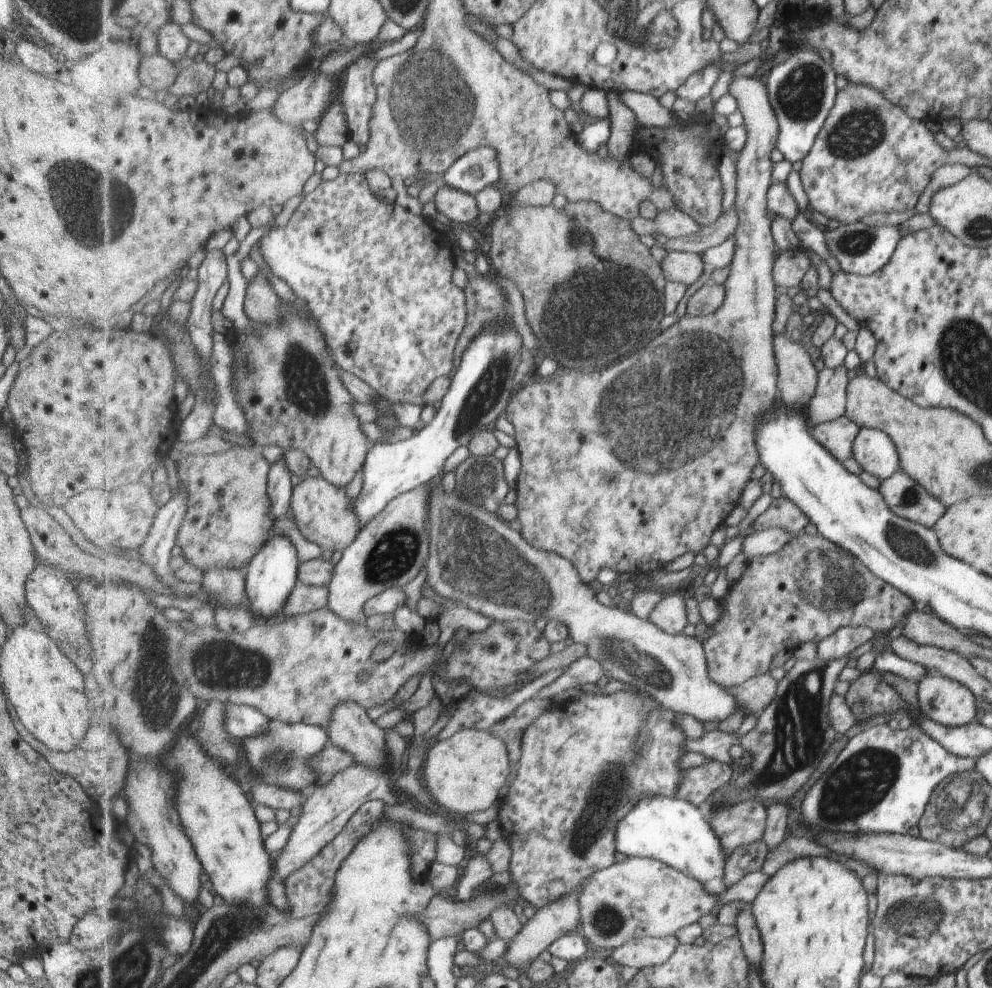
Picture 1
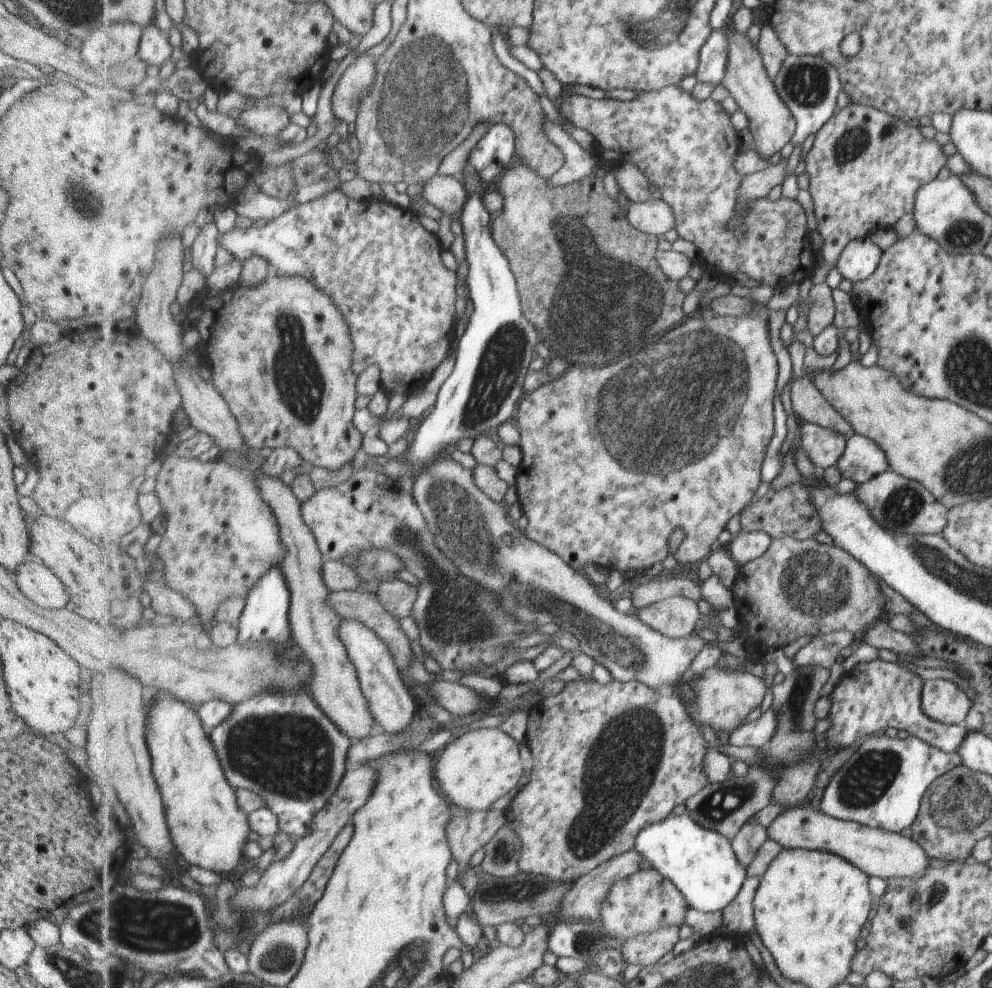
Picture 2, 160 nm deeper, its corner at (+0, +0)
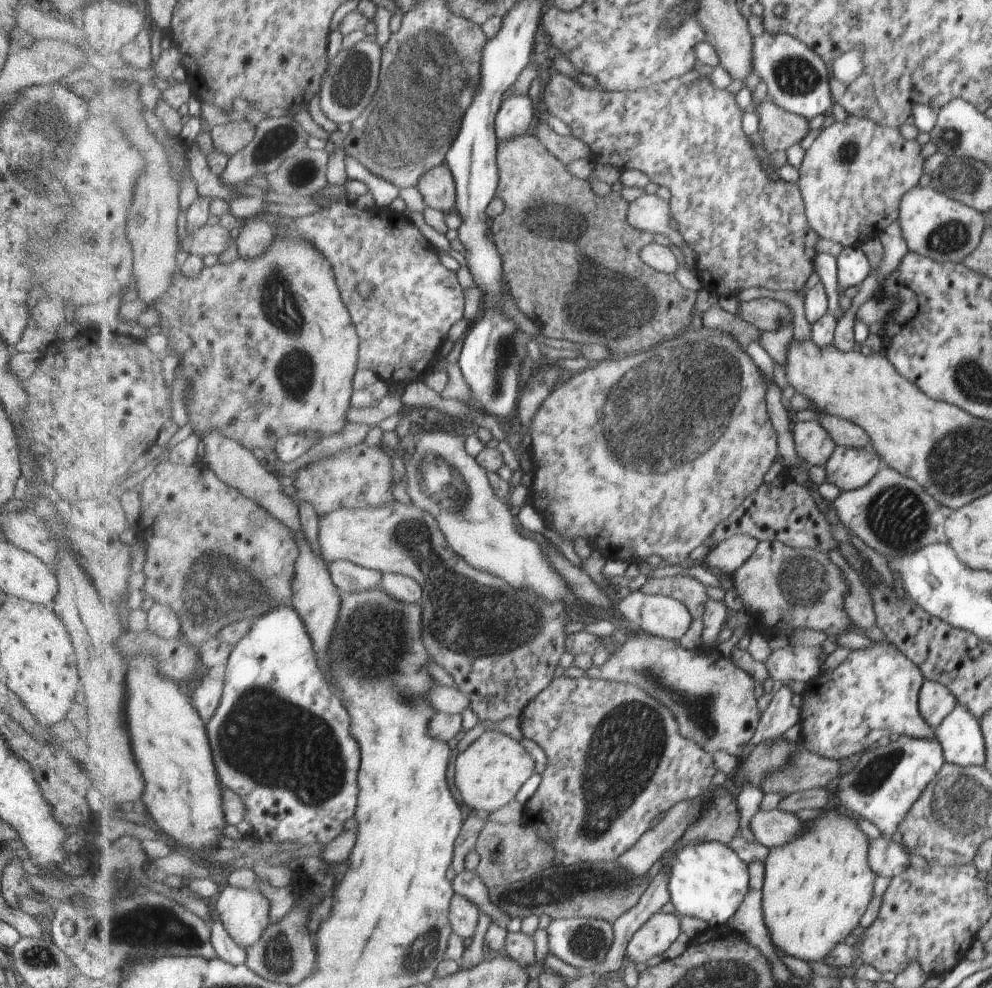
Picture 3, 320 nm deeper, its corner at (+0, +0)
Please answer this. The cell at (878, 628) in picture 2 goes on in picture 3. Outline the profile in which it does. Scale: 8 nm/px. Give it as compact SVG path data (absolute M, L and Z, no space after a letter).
M837 547L830 549L826 553L829 554L829 558L832 558L835 566L843 571L844 578L848 580L848 586L851 587L848 590L847 597L844 598L844 610L847 612L847 616L851 619L852 624L856 624L859 628L869 628L874 623L874 612L866 586L863 584L860 576L851 568L851 565L841 556Z

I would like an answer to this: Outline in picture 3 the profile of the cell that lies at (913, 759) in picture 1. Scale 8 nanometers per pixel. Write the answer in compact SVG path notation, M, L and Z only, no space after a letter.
M898 737L885 746L874 746L856 758L848 774L841 777L835 792L833 806L851 815L869 820L889 838L895 832L912 802L940 772L945 758L936 737Z

